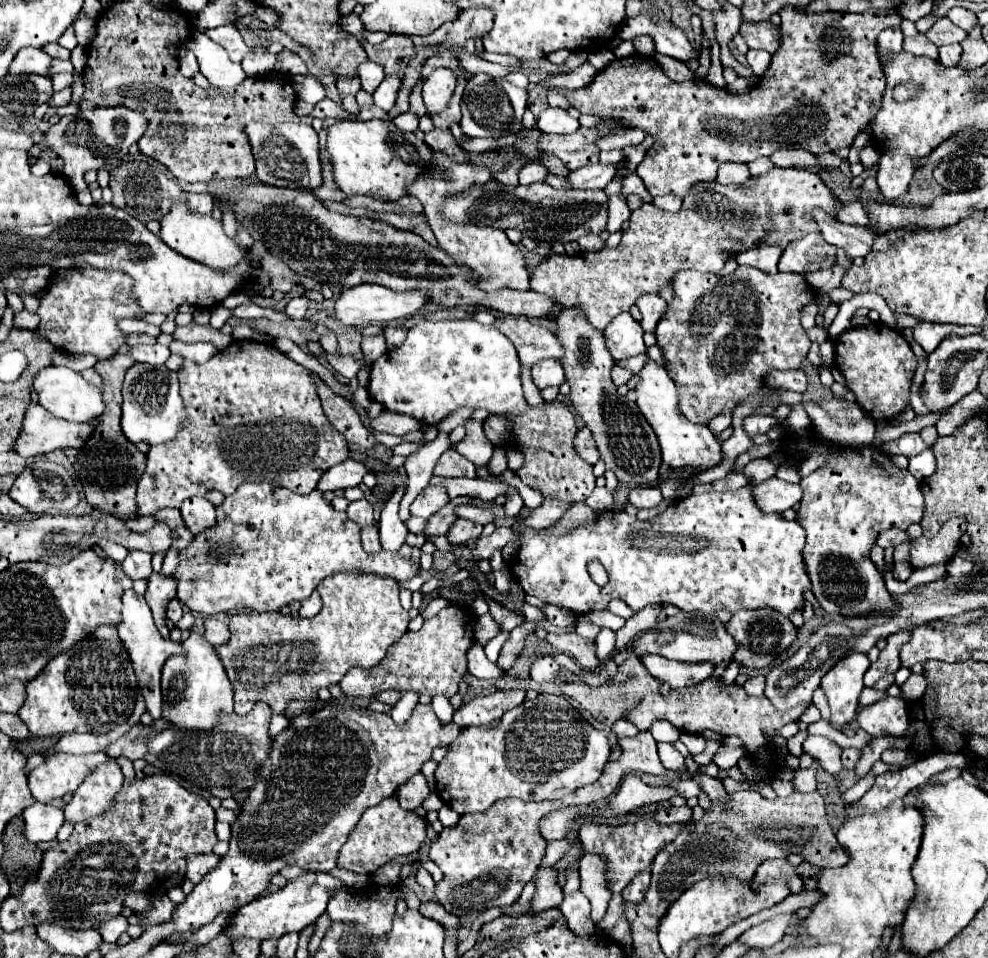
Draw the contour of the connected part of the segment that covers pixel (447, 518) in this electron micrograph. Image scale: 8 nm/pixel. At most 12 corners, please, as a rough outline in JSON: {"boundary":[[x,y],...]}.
{"boundary":[[470,496],[450,499],[428,519],[426,537],[446,535],[454,523],[454,507],[470,504]]}

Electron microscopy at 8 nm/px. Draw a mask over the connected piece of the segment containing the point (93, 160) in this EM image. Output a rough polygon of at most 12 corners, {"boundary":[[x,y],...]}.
{"boundary":[[140,111],[66,115],[44,141],[74,189],[114,169],[148,127]]}

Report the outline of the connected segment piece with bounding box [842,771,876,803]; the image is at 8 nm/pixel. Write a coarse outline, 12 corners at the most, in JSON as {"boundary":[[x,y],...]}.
{"boundary":[[870,771],[842,795],[844,803],[860,799],[872,789],[876,775]]}

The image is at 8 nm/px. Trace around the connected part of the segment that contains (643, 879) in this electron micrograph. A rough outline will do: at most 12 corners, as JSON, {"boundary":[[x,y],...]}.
{"boundary":[[650,867],[622,891],[624,901],[642,901],[650,885]]}

